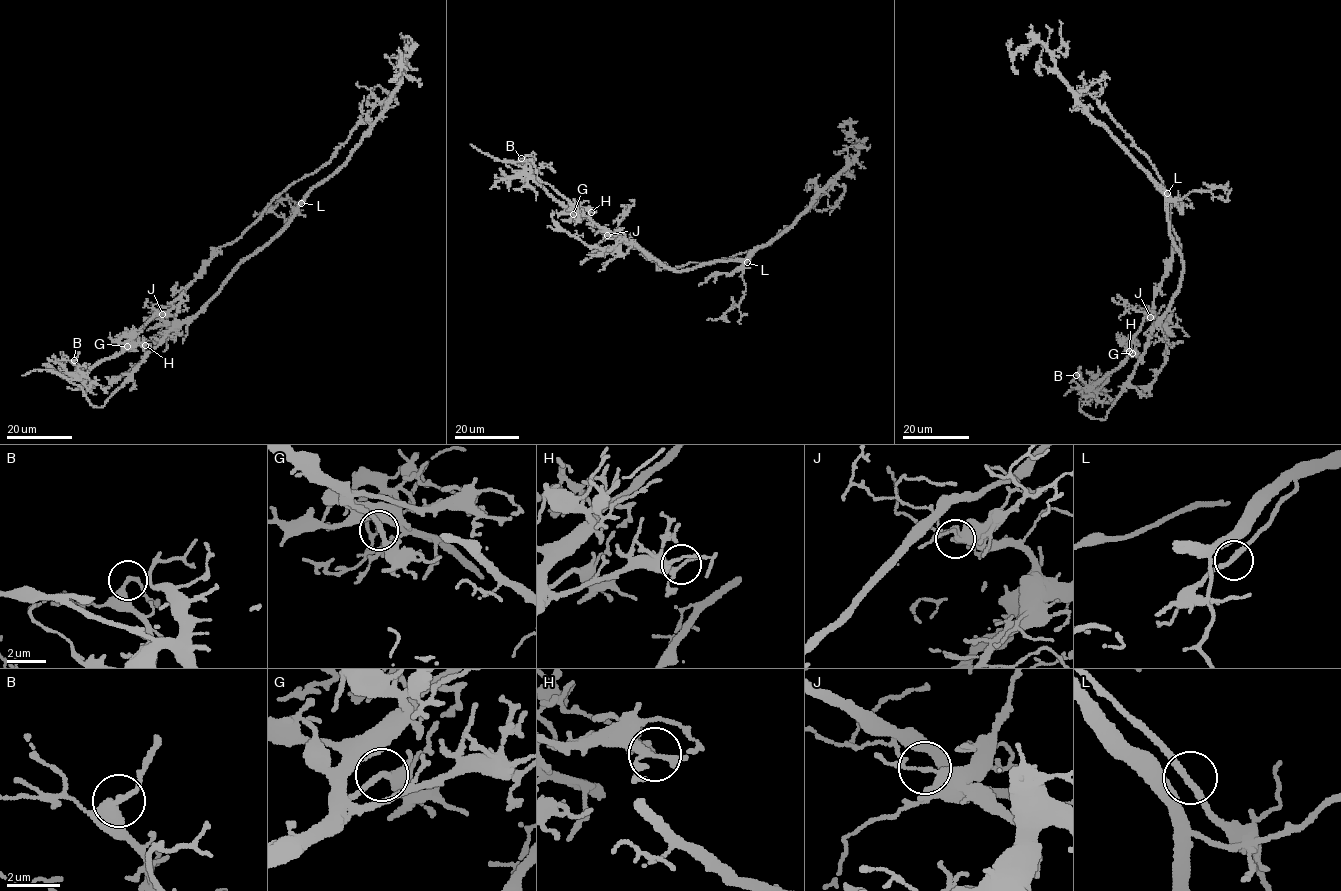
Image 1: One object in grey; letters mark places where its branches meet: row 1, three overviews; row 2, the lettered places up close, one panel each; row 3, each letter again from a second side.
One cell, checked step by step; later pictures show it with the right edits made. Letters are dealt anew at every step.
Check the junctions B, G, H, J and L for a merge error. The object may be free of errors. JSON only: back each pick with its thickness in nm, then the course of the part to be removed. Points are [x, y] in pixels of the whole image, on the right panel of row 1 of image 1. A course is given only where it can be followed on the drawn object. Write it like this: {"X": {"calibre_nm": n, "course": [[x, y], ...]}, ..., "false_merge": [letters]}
{"J": {"calibre_nm": 260, "course": [[1150, 317], [1155, 291], [1180, 248], [1171, 226], [1170, 197], [1146, 156], [1095, 98]]}, "false_merge": ["J"]}

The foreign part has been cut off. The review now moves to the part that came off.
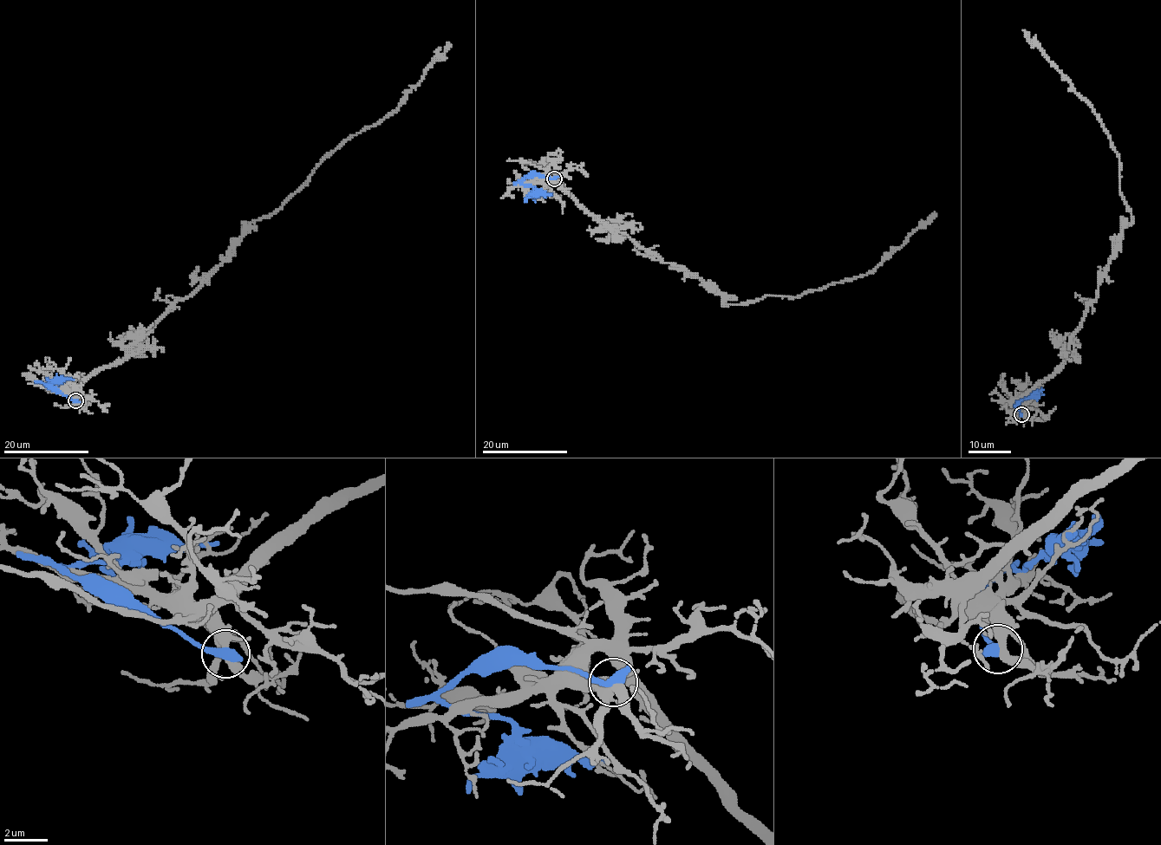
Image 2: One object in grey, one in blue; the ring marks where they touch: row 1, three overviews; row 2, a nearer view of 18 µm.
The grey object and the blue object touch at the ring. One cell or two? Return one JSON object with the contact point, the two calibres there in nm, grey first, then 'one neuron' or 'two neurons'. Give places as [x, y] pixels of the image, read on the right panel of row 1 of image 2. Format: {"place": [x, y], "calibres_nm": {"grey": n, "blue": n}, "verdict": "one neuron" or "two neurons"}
{"place": [1021, 414], "calibres_nm": {"grey": 340, "blue": 550}, "verdict": "two neurons"}

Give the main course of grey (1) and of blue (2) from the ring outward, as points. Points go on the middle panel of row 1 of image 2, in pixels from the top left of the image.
1: (554, 179), (551, 172), (604, 224), (684, 268), (724, 304), (798, 298), (863, 276), (934, 212)
2: (554, 179), (526, 176), (519, 181), (552, 193)

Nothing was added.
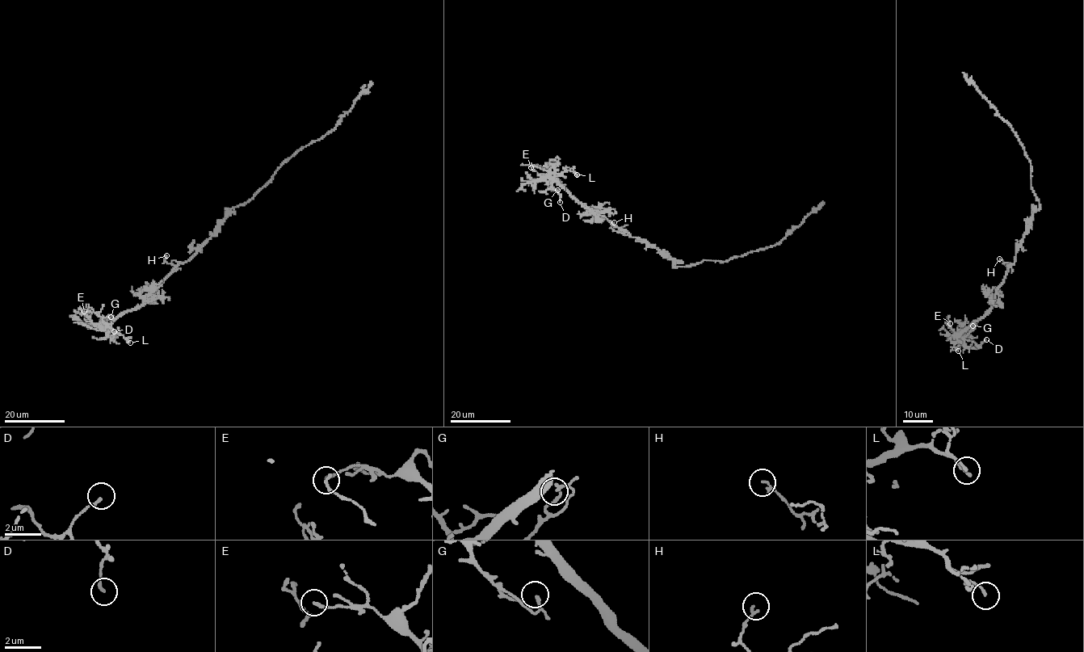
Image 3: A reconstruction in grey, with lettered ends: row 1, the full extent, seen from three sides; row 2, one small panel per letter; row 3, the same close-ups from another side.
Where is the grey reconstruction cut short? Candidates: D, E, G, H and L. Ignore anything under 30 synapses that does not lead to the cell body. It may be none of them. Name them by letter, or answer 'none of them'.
none of them

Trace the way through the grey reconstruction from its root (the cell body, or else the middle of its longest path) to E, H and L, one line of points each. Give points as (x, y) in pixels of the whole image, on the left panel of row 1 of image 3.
E: (224, 221), (212, 237), (139, 306), (122, 313), (106, 327), (93, 312), (84, 311)
H: (224, 221), (187, 260), (172, 265), (164, 261), (166, 255)
L: (224, 221), (212, 237), (140, 304), (122, 313), (111, 325), (112, 331), (130, 342)

